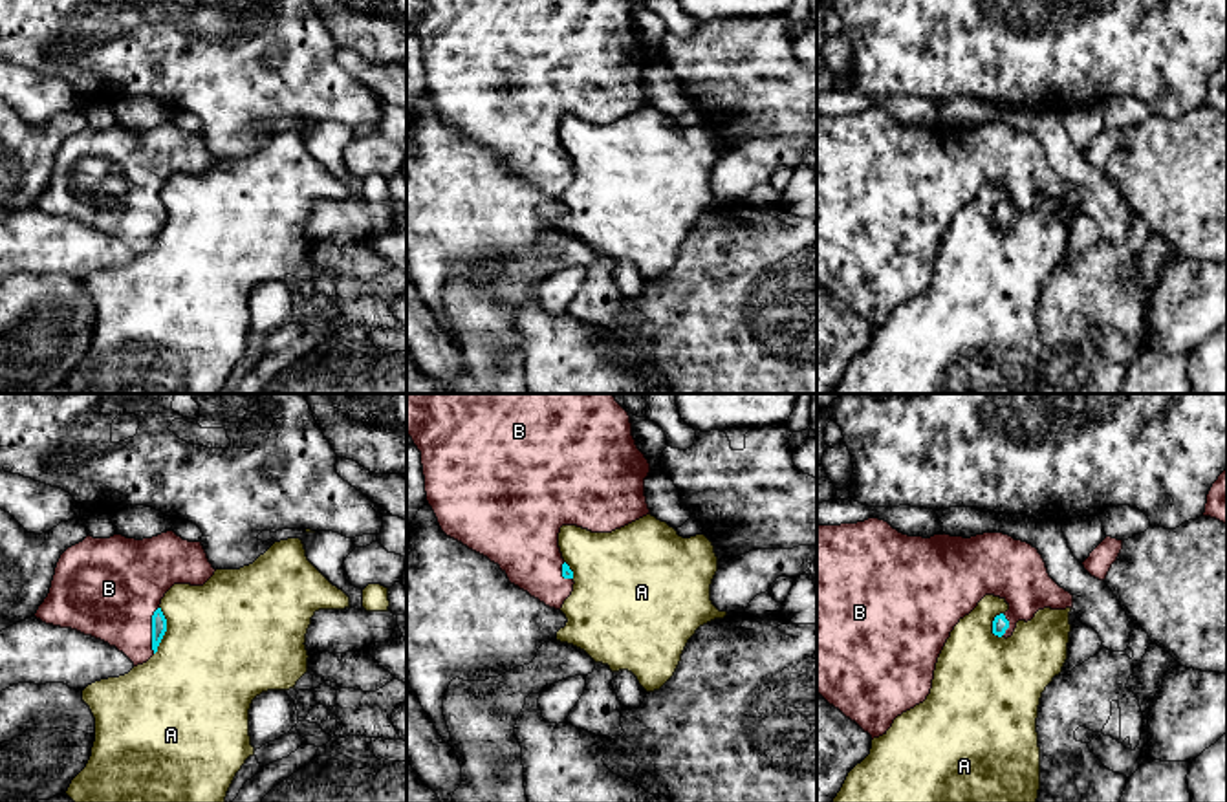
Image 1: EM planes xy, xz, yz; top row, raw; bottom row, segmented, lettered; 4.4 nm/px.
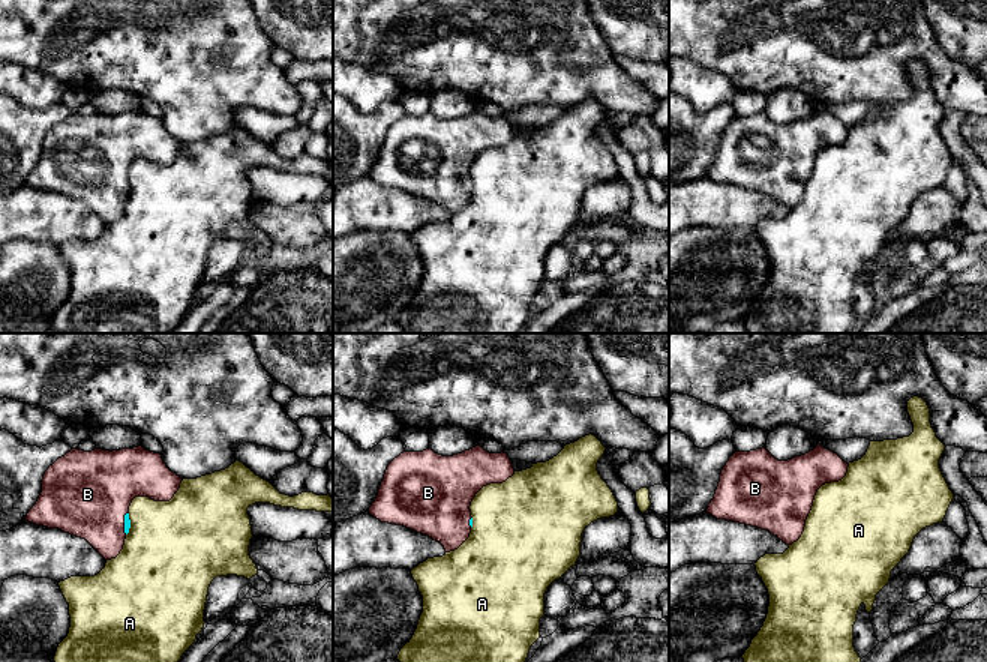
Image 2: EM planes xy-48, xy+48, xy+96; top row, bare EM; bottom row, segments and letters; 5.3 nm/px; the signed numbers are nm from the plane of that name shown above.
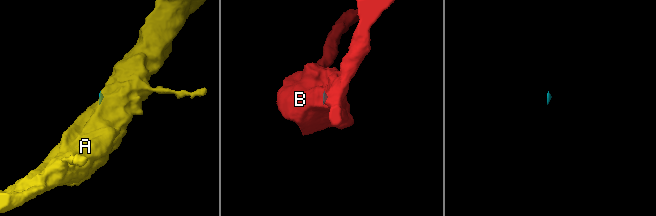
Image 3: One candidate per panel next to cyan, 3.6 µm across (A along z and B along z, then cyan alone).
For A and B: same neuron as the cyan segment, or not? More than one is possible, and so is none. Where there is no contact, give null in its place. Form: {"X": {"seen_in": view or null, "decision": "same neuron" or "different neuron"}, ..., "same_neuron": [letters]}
{"A": {"seen_in": "xy", "decision": "different neuron"}, "B": {"seen_in": "xy", "decision": "same neuron"}, "same_neuron": ["B"]}

